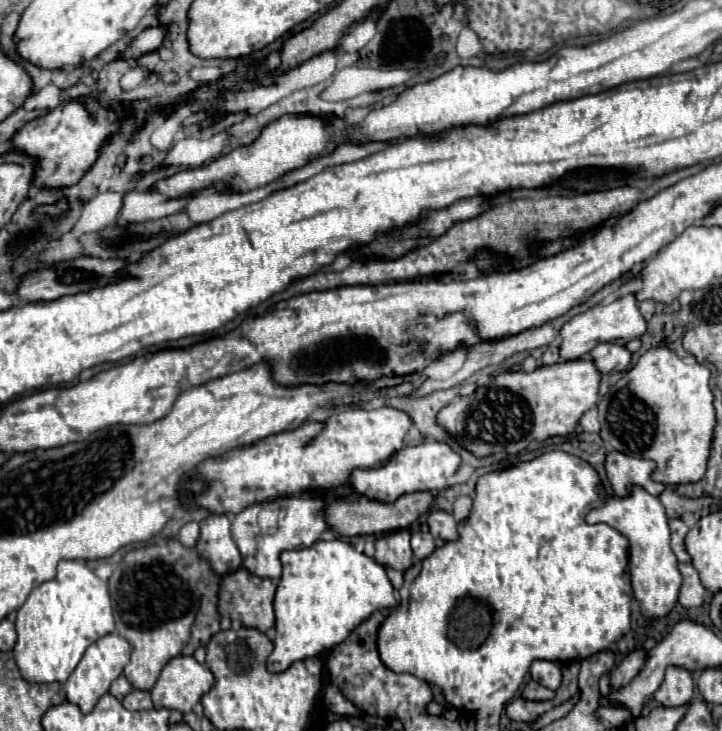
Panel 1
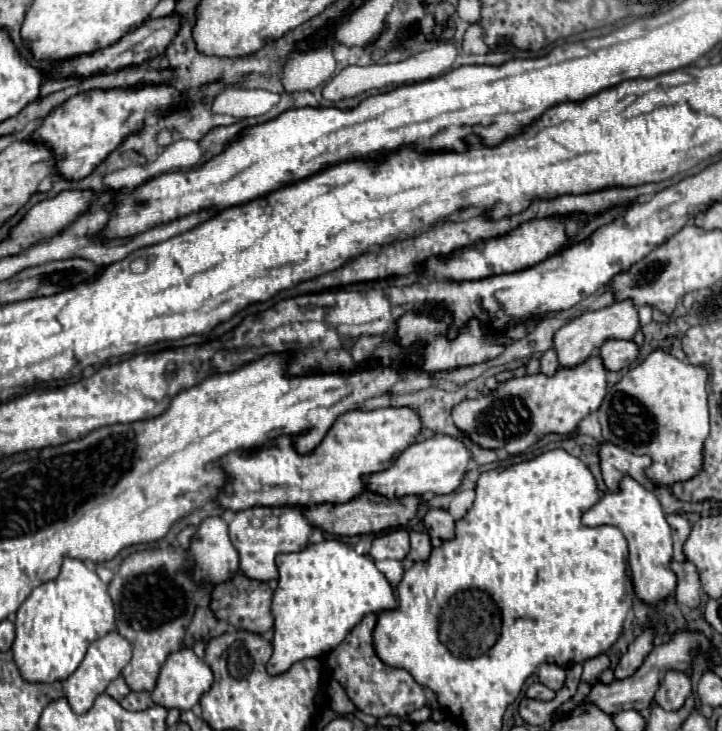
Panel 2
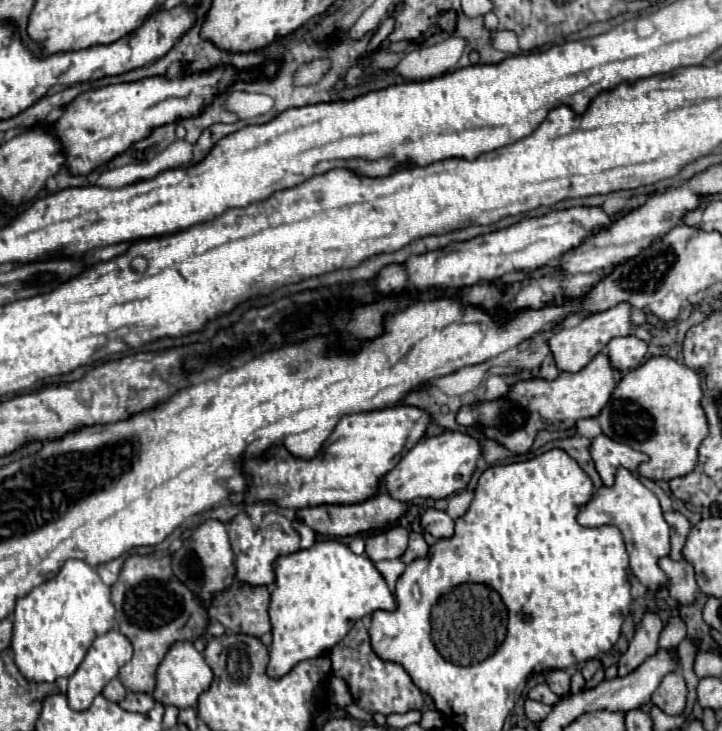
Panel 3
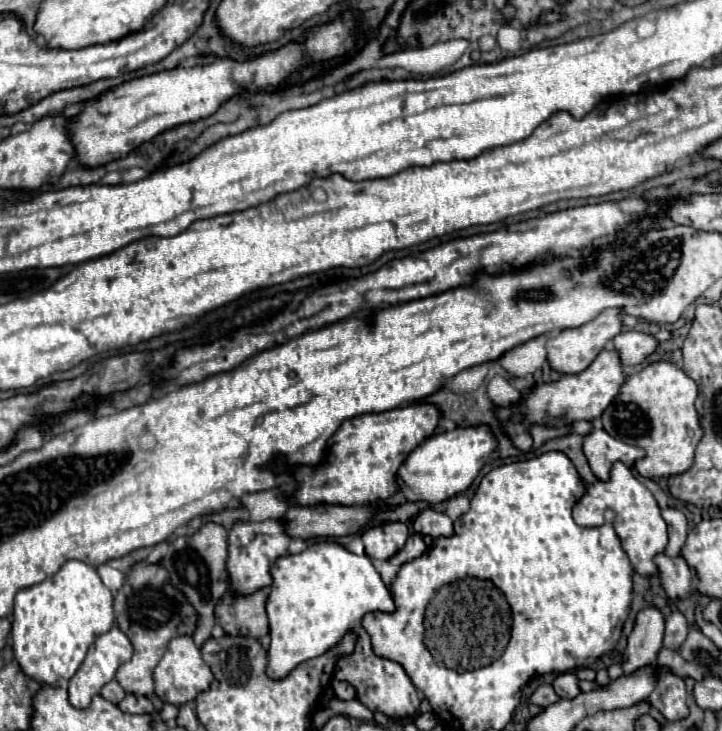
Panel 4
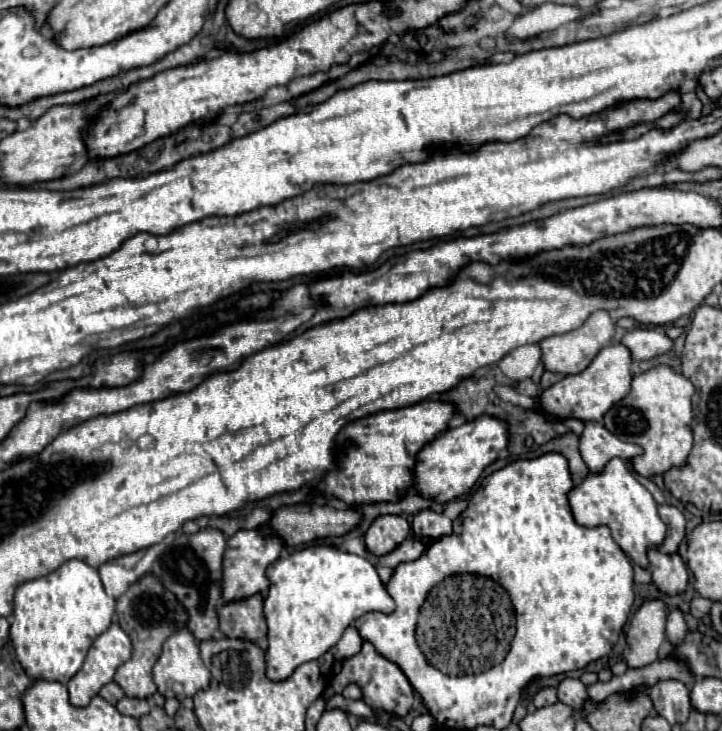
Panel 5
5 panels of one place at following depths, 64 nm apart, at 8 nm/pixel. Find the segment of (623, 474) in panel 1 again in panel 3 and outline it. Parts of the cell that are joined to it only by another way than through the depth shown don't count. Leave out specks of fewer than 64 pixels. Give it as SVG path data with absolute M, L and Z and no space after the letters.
M604 434L592 438L590 456L594 460L594 466L604 482L604 486L614 484L614 472L618 466L624 466L630 472L634 472L640 462L648 460L648 456L644 452L636 452L634 448L628 448L626 444L620 444Z

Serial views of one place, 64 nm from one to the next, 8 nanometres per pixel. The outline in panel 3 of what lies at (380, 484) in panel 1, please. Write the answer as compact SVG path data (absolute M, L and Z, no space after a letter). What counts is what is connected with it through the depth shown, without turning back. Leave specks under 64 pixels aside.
M442 432L438 436L422 438L382 480L382 486L388 494L402 502L414 502L418 498L440 500L450 494L464 490L476 470L476 462L482 458L480 442L462 432Z

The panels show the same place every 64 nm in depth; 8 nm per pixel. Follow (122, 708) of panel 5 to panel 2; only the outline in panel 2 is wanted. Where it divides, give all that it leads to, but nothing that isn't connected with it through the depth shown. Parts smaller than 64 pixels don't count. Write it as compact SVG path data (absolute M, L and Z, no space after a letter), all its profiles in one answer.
M130 692L122 702L120 702L122 708L126 710L132 710L132 712L138 712L138 710L146 710L146 708L152 708L154 702L150 698L148 692Z

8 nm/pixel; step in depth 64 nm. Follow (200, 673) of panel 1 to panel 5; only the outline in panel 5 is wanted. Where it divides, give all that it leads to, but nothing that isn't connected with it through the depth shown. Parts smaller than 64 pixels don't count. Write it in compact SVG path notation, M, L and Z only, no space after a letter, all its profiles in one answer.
M176 630L162 648L162 654L158 662L154 664L154 682L158 686L158 692L164 698L178 698L178 696L194 696L198 690L208 688L210 682L210 672L200 660L196 638L192 636L190 630Z

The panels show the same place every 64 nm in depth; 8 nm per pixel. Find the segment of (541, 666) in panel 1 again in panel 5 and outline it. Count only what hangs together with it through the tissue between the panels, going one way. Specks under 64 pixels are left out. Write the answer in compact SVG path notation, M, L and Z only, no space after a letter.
M564 678L558 686L558 700L562 704L568 704L570 708L574 708L578 712L586 706L586 702L590 698L588 698L586 686L578 678Z

